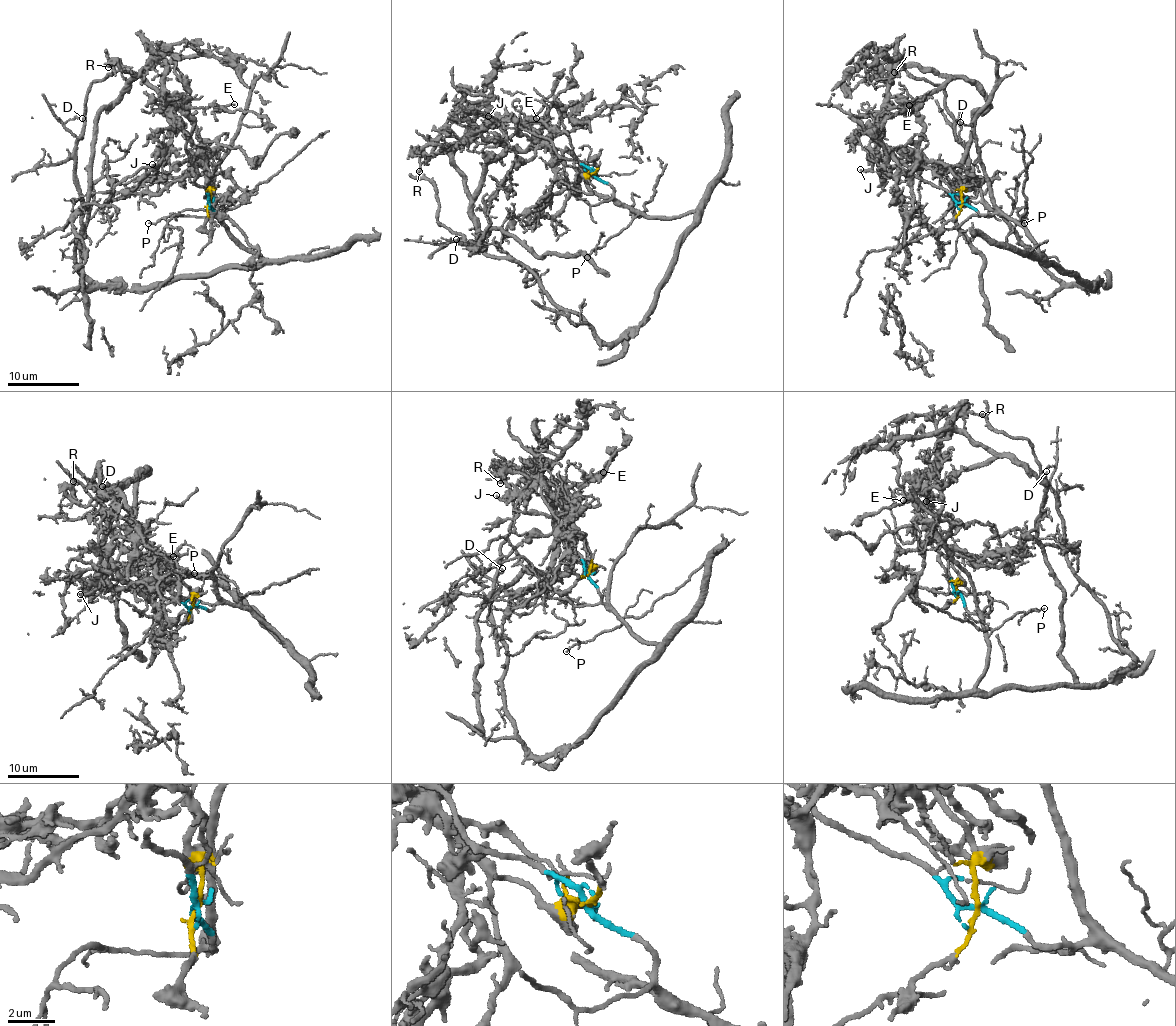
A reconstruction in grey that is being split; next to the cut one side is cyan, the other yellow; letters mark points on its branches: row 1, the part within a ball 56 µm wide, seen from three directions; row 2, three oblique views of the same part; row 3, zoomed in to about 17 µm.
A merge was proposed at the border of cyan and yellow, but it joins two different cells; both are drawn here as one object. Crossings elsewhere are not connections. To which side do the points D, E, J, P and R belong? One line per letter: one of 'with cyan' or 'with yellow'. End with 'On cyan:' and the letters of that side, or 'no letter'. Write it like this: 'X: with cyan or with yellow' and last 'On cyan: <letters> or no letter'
D: with cyan
E: with yellow
J: with yellow
P: with cyan
R: with yellow
On cyan: D, P

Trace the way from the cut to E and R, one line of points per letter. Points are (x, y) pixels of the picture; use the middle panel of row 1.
E: (594, 174), (578, 172), (557, 158), (540, 141), (519, 150), (509, 145), (509, 138), (536, 117)
R: (594, 174), (578, 172), (540, 141), (514, 150), (468, 138), (456, 149), (428, 145), (419, 172)

